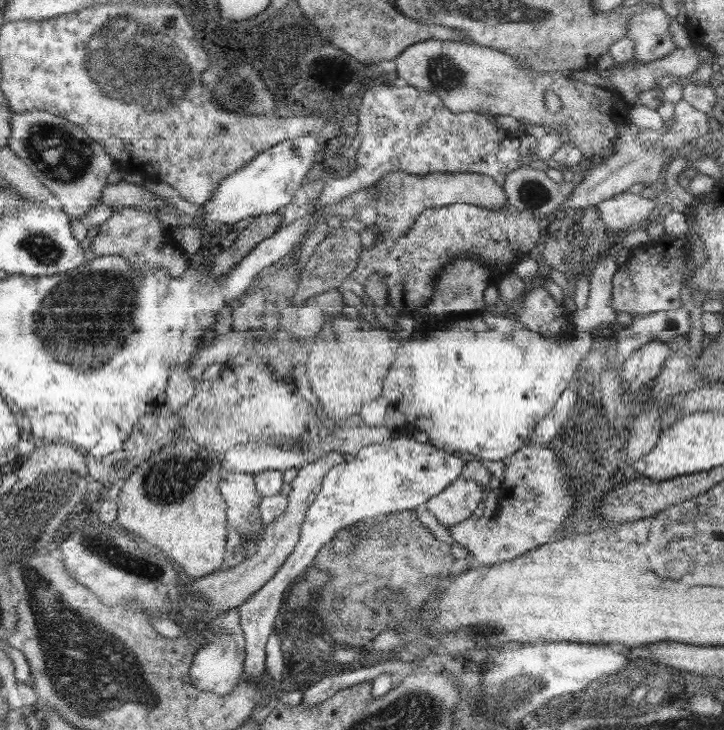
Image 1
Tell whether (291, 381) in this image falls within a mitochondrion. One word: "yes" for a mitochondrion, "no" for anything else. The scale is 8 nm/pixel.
no

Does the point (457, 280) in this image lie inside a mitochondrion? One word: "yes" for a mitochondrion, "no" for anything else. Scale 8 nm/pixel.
yes

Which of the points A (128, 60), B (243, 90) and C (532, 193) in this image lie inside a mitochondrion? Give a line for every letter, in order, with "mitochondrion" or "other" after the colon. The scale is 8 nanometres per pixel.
A: mitochondrion
B: mitochondrion
C: mitochondrion

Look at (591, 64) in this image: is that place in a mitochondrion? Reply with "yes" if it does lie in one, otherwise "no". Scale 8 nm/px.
no

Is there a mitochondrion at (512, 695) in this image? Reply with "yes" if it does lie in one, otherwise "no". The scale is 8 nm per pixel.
yes

